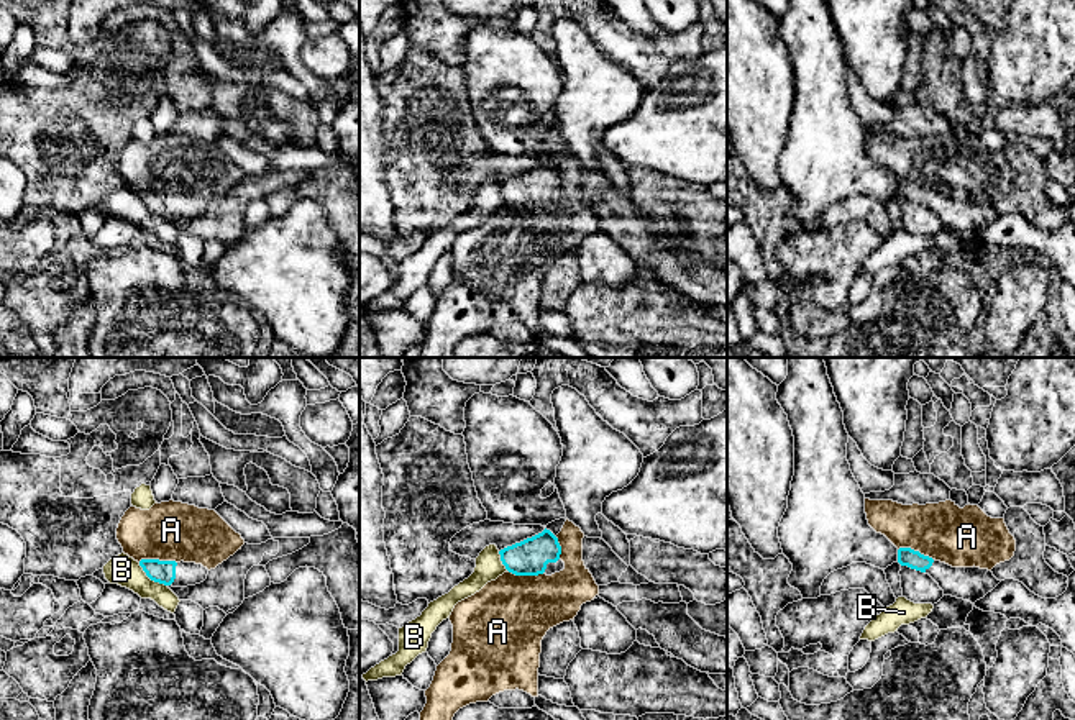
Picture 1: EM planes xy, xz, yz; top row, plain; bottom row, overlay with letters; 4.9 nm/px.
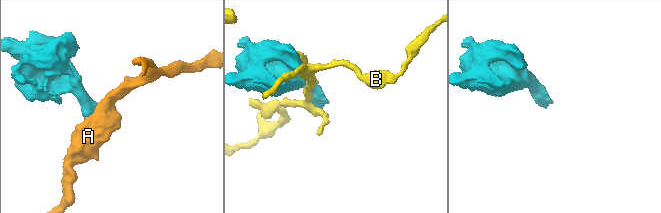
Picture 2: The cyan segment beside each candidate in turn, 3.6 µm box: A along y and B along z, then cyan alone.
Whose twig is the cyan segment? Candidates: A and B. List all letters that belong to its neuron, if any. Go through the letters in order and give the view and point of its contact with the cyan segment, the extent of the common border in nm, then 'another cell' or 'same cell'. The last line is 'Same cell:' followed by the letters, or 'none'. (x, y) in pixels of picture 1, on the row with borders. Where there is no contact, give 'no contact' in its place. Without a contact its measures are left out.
A: contact xy (158, 560); length 190 nm; another cell
B: contact xy (151, 579); length 180 nm; another cell
Same cell: none

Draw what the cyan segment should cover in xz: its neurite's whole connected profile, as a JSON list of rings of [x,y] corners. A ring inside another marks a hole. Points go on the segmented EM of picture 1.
[[[547,528],[532,538],[501,549],[499,554],[505,569],[515,576],[551,576],[565,569],[565,563],[560,559],[558,538]]]

